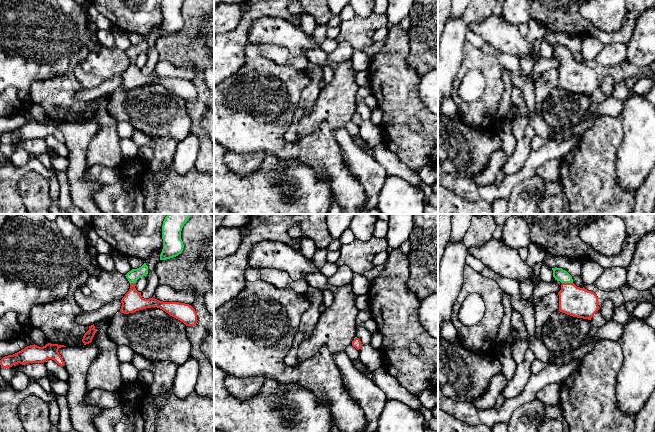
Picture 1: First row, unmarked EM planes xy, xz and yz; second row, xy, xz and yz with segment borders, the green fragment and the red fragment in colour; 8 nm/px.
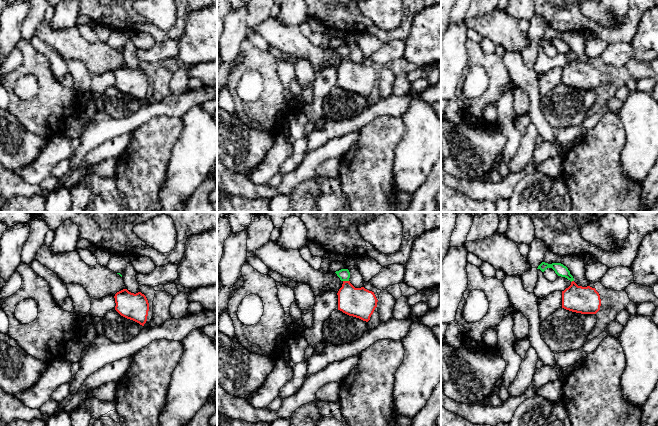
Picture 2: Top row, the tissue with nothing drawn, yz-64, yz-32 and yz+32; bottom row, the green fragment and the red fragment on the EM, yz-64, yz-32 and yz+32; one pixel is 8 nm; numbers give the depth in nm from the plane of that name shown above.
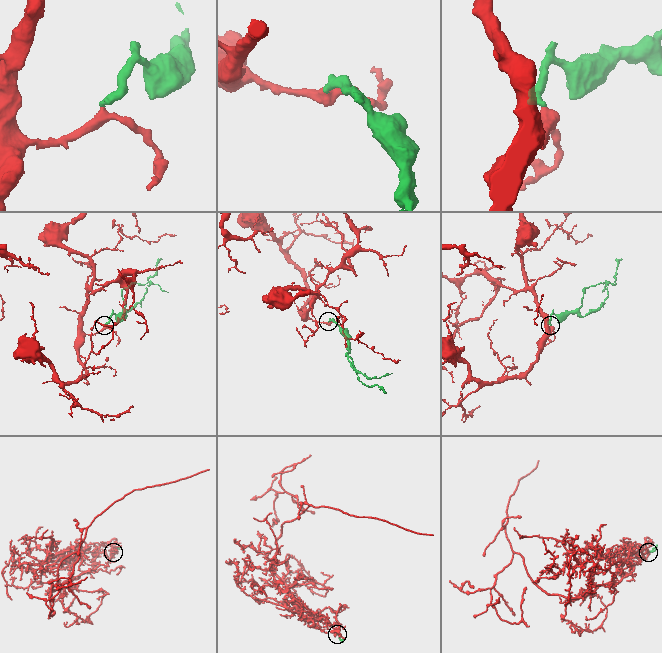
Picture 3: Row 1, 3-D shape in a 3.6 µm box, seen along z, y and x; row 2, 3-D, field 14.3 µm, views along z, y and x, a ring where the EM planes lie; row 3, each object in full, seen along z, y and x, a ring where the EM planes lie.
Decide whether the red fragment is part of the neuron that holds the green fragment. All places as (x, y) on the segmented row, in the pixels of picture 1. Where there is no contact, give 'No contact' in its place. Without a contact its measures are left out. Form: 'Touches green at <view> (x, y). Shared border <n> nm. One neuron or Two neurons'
Touches green at yz (567, 282). Shared border 90 nm. One neuron

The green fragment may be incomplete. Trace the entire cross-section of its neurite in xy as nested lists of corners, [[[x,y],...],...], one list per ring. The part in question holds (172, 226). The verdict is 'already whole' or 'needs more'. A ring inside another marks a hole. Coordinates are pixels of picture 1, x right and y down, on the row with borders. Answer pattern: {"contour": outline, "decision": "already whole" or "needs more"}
{"contour": [[[168,214],[162,225],[163,249],[160,260],[166,260],[182,253],[184,244],[181,231],[191,214]]], "decision": "already whole"}

